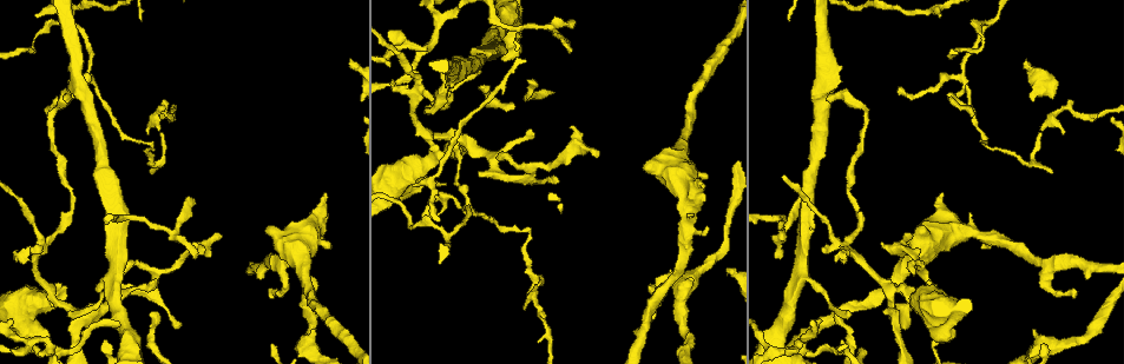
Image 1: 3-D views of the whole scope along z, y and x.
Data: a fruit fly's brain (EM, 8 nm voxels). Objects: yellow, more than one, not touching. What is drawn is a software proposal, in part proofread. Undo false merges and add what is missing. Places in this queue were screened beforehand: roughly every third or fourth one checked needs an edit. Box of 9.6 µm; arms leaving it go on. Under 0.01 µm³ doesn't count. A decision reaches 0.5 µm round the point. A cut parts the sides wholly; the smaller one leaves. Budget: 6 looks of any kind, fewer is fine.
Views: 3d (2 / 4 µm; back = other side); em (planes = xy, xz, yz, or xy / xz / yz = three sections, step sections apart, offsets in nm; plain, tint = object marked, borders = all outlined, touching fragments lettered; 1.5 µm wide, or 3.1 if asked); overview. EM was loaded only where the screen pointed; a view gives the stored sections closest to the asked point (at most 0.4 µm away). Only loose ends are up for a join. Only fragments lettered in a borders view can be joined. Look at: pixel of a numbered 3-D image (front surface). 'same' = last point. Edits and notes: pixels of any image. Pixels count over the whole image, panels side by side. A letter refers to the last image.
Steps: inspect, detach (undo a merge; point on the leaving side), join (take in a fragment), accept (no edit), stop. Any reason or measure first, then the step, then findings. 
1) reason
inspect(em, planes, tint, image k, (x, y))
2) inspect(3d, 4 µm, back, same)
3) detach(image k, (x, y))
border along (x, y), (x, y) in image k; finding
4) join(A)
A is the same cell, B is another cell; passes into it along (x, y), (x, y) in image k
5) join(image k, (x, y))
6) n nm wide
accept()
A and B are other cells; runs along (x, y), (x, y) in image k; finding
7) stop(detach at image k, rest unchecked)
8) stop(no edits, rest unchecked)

free end
inspect(3d, 2 µm, image 1, (726, 269))

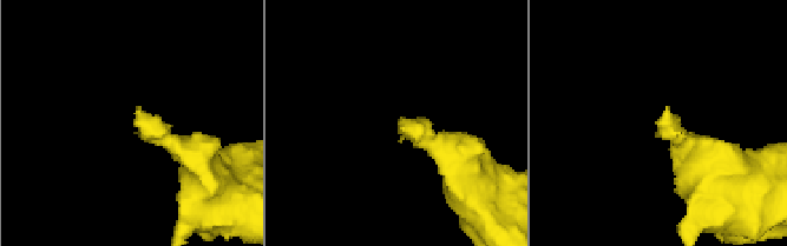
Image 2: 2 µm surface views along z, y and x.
inspect(em, planes, tint, image 2, (659, 121))

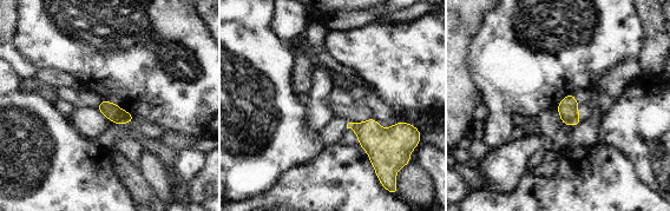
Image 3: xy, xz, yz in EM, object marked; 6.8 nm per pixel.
see the neighbours
inspect(em, planes, borders, same)

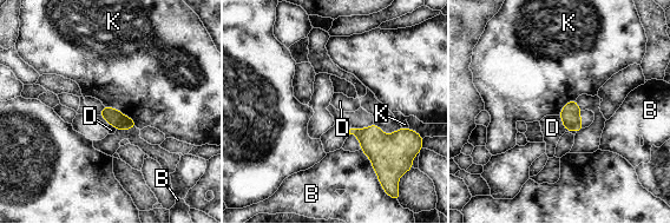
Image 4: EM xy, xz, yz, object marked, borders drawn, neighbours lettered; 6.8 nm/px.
K touches over 260 nm
accept()
B, D and K are other cells; border along (104, 105), (131, 117), (136, 126) in image 4; none of them fits

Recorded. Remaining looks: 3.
inspect(em, planes, tint, image 1, (984, 144))

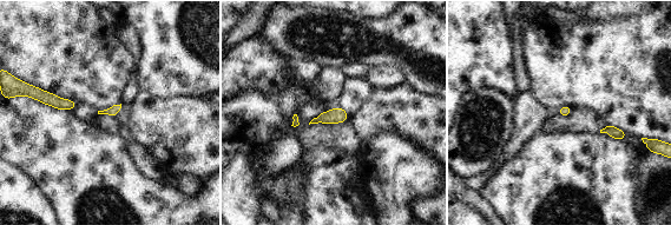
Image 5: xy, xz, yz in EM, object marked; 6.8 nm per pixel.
inspect(em, planes, borders, same)

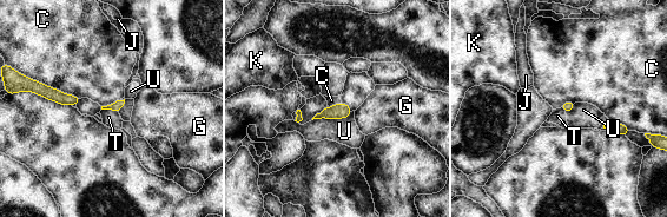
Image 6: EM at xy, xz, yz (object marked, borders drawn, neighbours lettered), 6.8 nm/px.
70 nm wide
accept()
C, G, J, K, T and U are other cells; border along (101, 109), (109, 109), (118, 113) in image 6; all the same cell

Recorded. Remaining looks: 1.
stop(no edits, rest unchecked)

